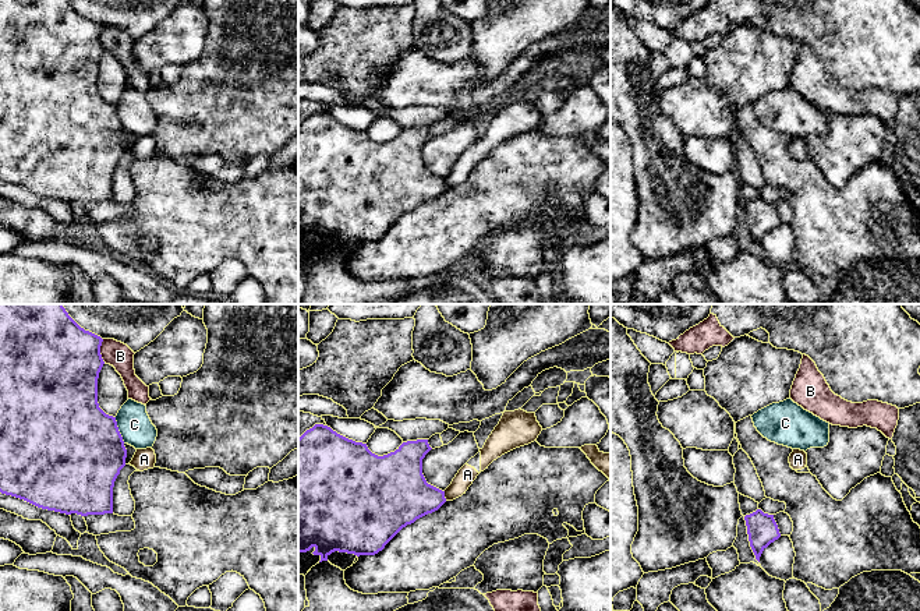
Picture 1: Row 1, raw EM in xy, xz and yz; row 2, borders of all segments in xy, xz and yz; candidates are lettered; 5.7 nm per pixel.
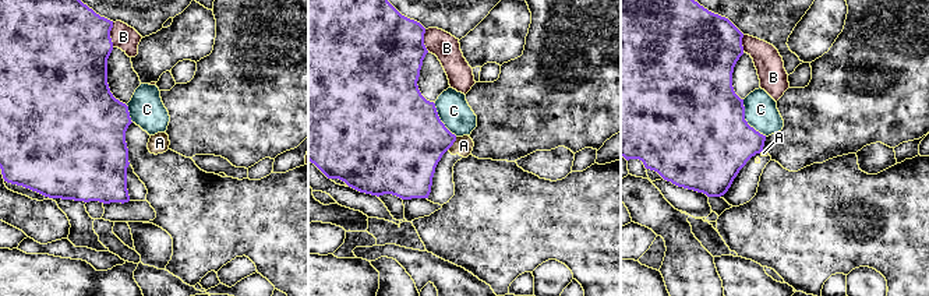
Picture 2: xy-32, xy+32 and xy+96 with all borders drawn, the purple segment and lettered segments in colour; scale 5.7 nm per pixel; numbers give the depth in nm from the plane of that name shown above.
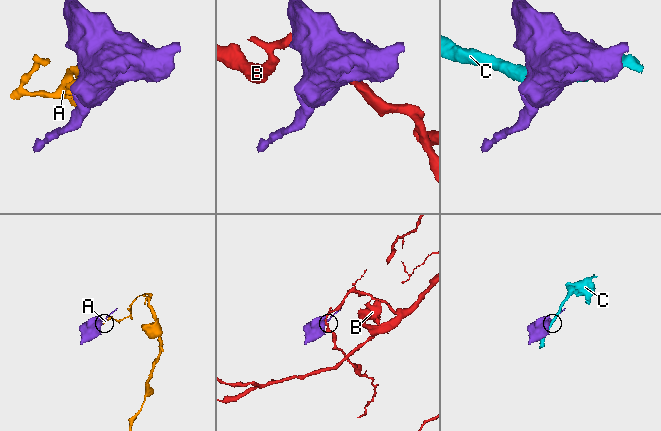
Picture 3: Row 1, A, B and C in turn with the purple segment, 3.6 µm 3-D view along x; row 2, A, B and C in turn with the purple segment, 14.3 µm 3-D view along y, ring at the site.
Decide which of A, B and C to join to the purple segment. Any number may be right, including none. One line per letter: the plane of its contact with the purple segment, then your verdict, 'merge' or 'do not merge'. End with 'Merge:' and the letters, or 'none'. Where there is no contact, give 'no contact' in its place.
A: meets purple in xz; do not merge
B: meets purple in xy; do not merge
C: meets purple in xy; do not merge
Merge: none

